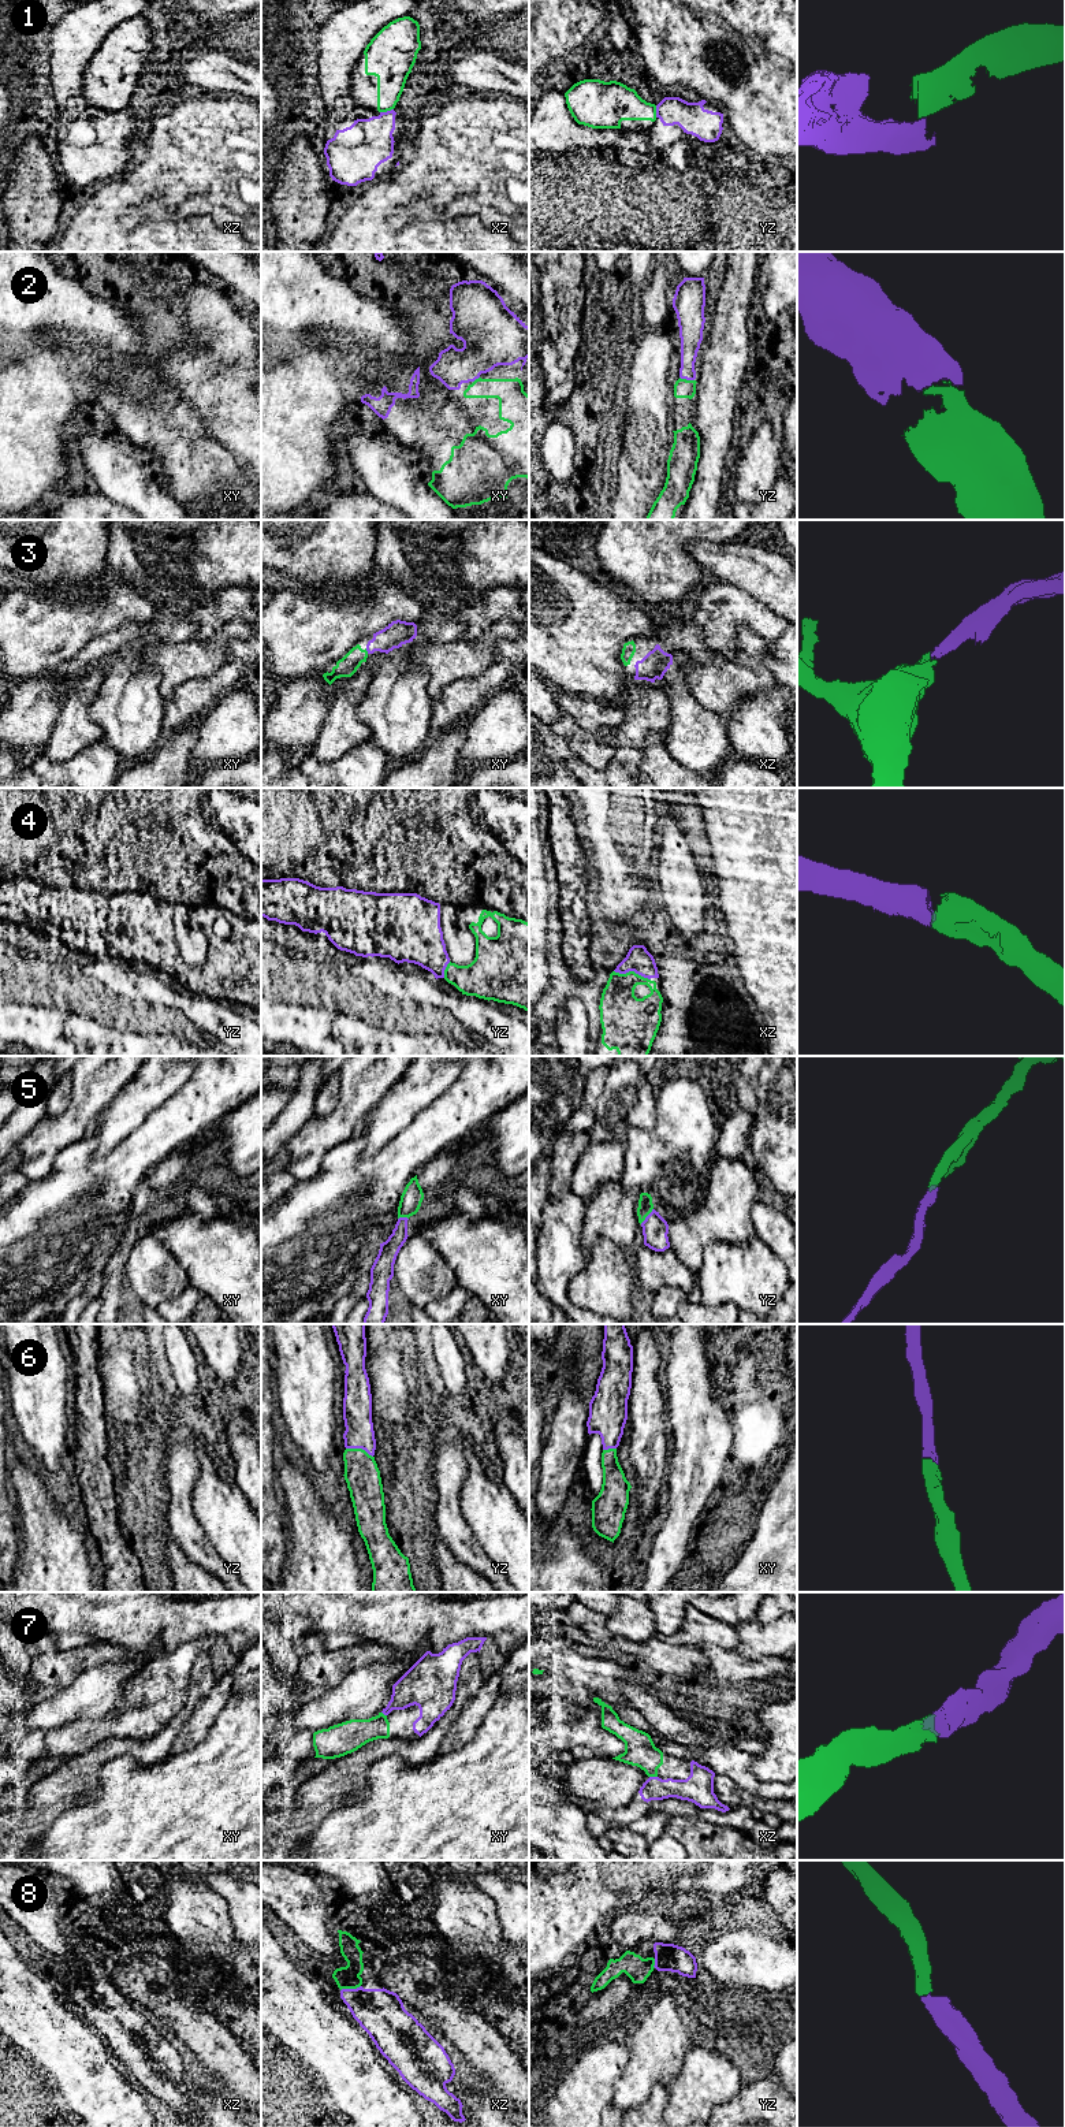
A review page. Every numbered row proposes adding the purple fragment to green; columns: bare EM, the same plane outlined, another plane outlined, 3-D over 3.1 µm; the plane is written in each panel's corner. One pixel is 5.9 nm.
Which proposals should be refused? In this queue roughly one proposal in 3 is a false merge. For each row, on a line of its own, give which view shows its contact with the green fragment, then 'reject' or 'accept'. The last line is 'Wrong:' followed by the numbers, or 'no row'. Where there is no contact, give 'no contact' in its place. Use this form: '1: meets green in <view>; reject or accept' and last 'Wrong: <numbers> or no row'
1: meets green in xz; reject
2: meets green in yz; accept
3: meets green in xy; accept
4: meets green in xz; accept
5: meets green in yz; accept
6: meets green in yz; accept
7: meets green in xz; accept
8: meets green in xz; accept
Wrong: 1

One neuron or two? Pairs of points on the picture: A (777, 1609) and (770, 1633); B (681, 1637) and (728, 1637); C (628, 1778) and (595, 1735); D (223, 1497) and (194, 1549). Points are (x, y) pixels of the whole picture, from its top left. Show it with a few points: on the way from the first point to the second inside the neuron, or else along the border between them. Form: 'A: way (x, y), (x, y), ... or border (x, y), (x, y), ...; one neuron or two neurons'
A: border (782, 1614), (767, 1622), (756, 1618); two neurons
B: way (692, 1635), (717, 1635); one neuron
C: border (595, 1755), (611, 1758); two neurons
D: border (193, 1502), (193, 1513), (212, 1544); two neurons

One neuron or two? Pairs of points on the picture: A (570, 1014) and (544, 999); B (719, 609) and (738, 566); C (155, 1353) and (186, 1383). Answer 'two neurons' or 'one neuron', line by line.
A: two neurons
B: two neurons
C: two neurons

